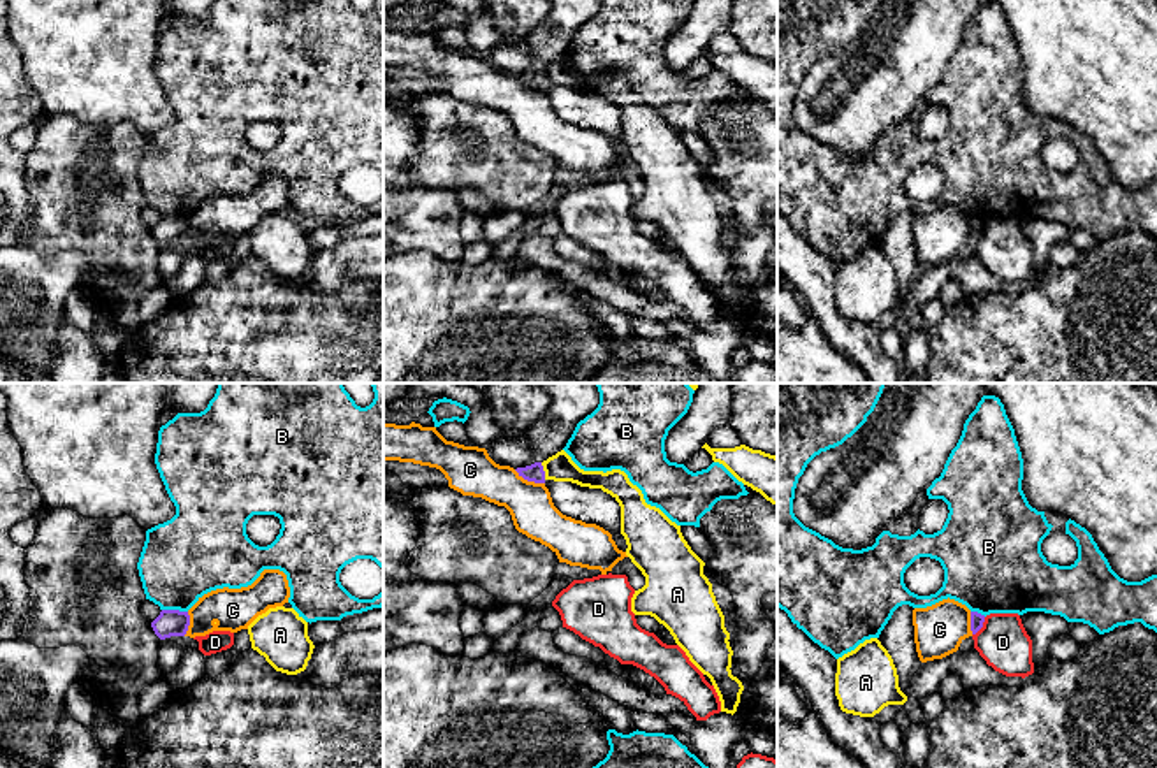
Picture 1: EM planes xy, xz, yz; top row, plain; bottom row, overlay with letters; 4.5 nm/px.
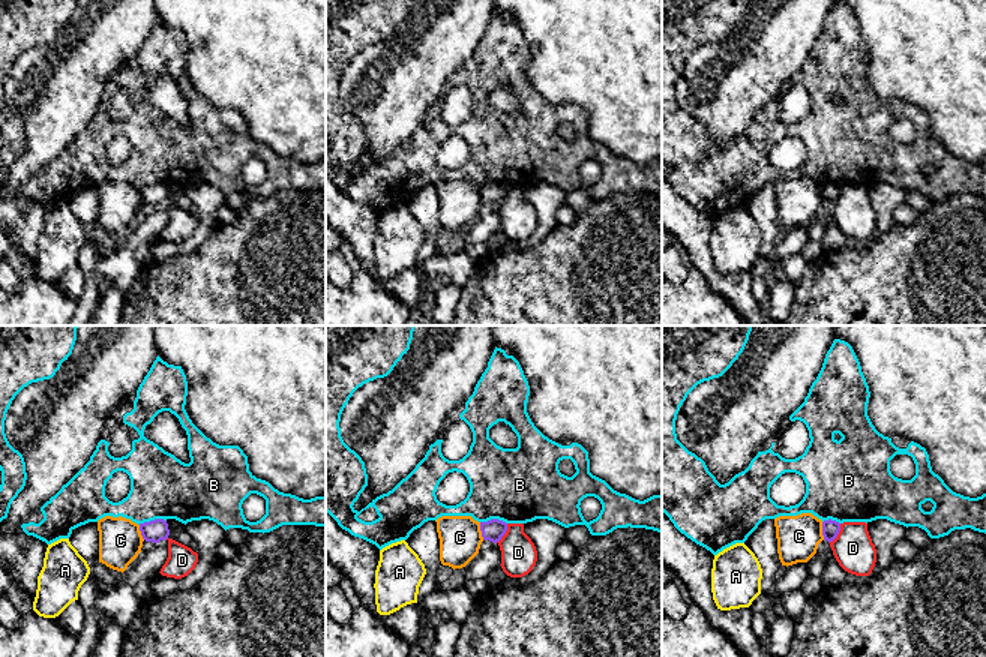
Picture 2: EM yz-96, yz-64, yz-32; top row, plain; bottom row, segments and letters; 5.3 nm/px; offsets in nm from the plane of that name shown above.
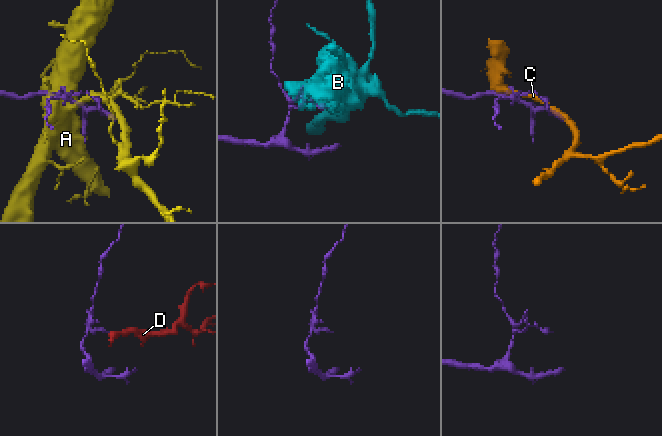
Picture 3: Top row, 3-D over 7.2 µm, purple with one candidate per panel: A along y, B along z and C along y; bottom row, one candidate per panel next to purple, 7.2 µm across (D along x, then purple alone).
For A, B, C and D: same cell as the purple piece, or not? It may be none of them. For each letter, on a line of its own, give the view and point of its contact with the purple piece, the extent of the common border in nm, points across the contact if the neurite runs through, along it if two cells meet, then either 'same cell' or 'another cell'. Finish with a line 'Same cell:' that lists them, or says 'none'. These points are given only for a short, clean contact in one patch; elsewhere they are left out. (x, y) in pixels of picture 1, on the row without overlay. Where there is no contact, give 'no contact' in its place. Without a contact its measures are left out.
A: contact xz (544, 78); length 80 nm; another cell
B: contact xy (174, 217); length 120 nm; another cell
C: contact xz (530, 86); length 160 nm; another cell
D: contact yz (982, 232); length 110 nm; border yz (985, 224), (973, 241); another cell
Same cell: none

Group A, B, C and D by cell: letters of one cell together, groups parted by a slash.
A / B / C / D

